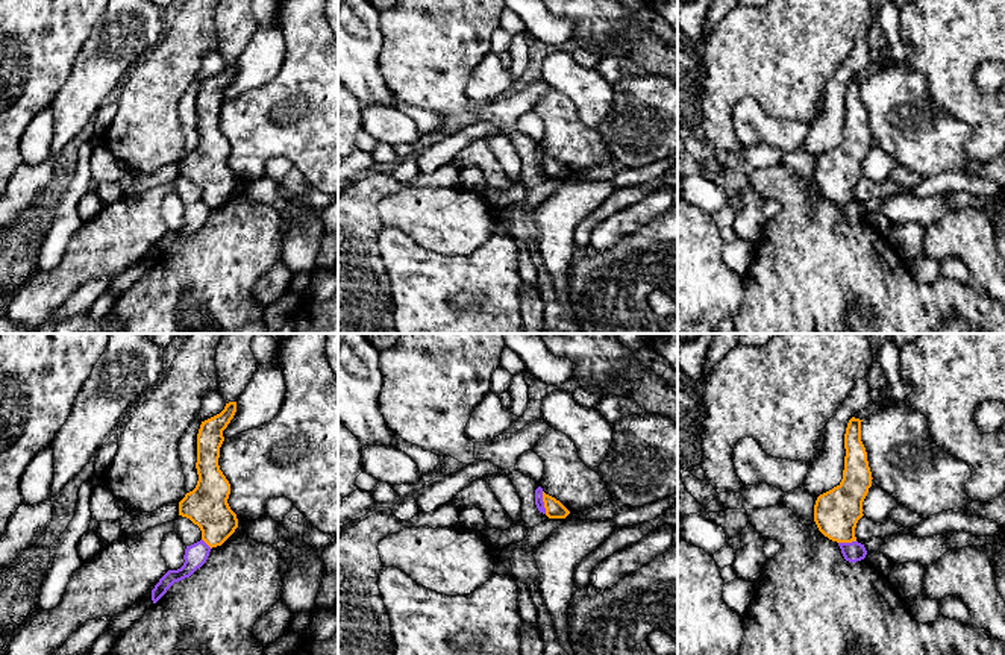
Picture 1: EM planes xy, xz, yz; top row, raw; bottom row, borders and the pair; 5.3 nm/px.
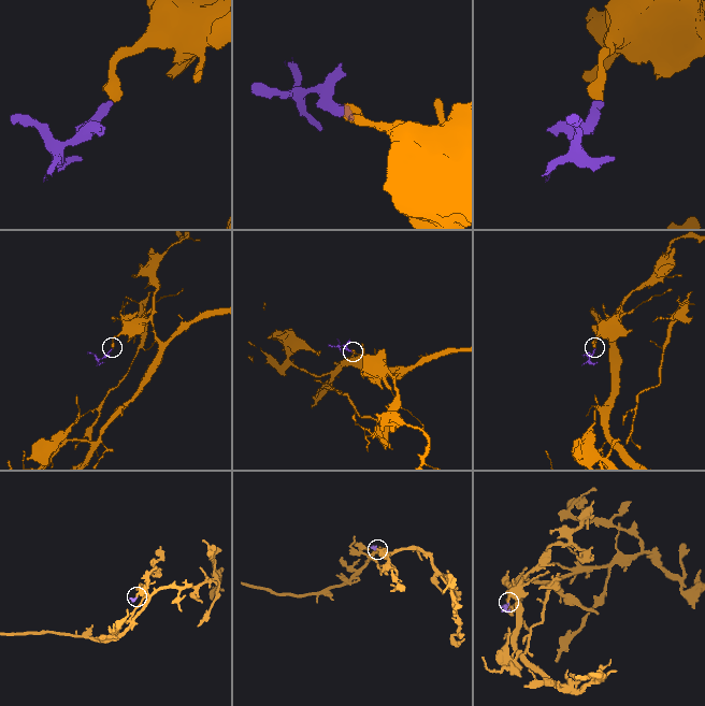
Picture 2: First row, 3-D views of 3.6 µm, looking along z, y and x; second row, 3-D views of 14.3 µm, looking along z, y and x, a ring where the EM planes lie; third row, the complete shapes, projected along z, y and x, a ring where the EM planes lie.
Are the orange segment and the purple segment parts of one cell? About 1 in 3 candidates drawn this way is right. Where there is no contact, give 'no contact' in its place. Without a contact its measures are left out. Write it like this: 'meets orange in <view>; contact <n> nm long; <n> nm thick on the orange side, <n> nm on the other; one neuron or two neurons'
meets orange in xz; contact 120 nm long; 100 nm thick on the orange side, 50 nm on the other; two neurons

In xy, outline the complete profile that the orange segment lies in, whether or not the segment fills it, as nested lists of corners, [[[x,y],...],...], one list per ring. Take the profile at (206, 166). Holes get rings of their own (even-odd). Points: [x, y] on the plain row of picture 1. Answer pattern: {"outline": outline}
{"outline": [[[229,62],[220,74],[202,82],[196,123],[199,141],[196,149],[179,162],[179,176],[200,188],[202,200],[211,209],[221,206],[238,188],[236,174],[227,164],[230,144],[218,126],[223,91],[235,73],[236,62]]]}

